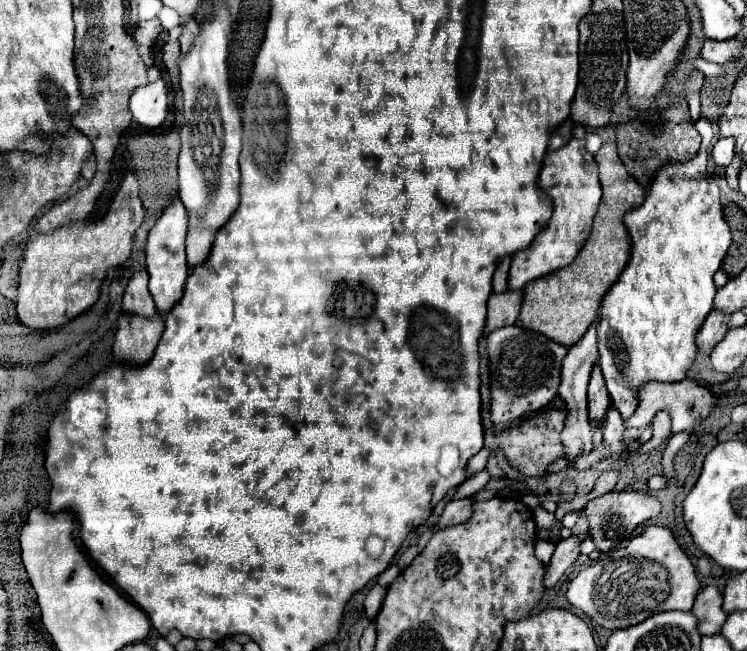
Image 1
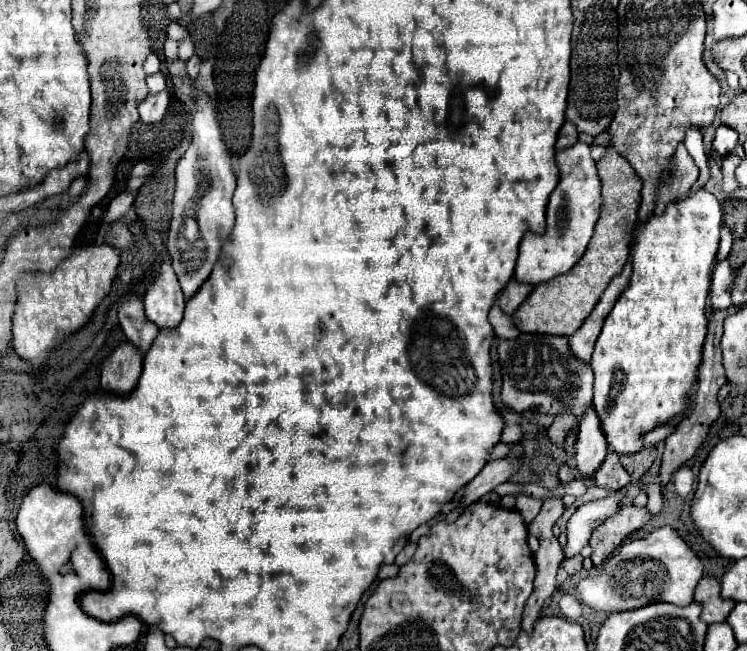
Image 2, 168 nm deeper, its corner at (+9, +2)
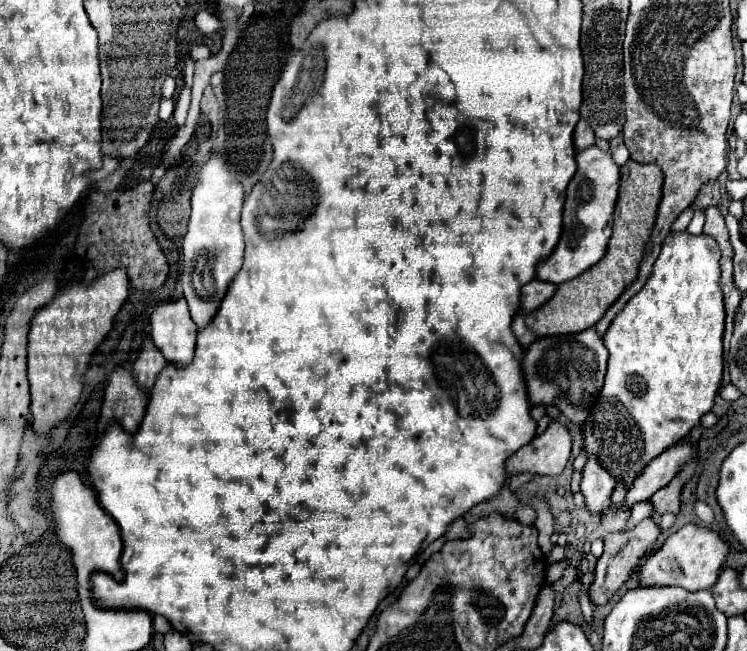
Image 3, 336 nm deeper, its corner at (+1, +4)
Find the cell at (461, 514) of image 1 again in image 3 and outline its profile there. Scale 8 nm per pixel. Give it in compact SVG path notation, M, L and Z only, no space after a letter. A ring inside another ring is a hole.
M552 420L548 428L532 442L522 446L510 460L506 460L508 474L532 472L532 474L562 474L570 458L572 440L568 428L558 420Z

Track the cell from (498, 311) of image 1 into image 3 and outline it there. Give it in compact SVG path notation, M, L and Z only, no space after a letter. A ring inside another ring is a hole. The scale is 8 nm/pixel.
M532 280L526 286L522 286L522 312L530 312L546 304L554 296L556 288L558 286L542 280Z

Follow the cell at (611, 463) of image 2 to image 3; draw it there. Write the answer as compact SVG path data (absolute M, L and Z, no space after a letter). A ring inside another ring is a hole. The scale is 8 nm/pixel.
M618 484L612 492L612 504L616 504L616 510L626 510L626 488Z

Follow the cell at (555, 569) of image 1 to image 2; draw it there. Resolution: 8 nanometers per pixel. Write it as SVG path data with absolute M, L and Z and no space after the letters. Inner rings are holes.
M616 492L614 496L586 502L572 514L572 518L568 520L568 526L566 526L566 534L568 534L568 542L564 546L564 558L566 560L580 554L580 550L588 544L592 530L604 518L608 518L620 506L622 500L624 500L624 494Z

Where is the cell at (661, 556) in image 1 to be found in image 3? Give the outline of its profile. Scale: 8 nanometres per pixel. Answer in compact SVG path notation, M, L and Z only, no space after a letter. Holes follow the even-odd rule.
M686 524L678 532L674 532L660 550L648 554L638 568L640 586L680 586L690 592L712 588L720 576L722 564L728 556L728 544L720 538L716 530Z

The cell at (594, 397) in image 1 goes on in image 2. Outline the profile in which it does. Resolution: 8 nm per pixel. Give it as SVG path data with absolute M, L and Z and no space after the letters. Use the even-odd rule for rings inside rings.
M594 406L586 408L586 414L578 426L576 438L576 464L584 476L592 476L596 468L602 464L606 456L606 436L602 434L602 426L598 422L598 414Z

